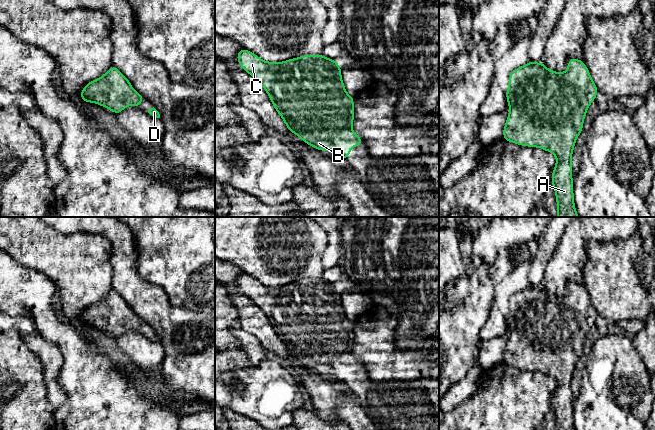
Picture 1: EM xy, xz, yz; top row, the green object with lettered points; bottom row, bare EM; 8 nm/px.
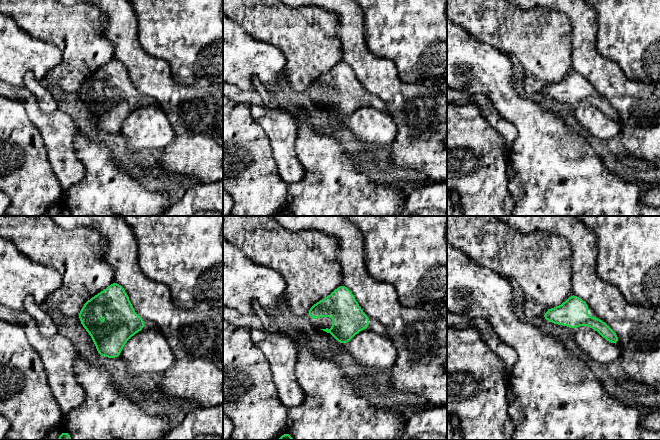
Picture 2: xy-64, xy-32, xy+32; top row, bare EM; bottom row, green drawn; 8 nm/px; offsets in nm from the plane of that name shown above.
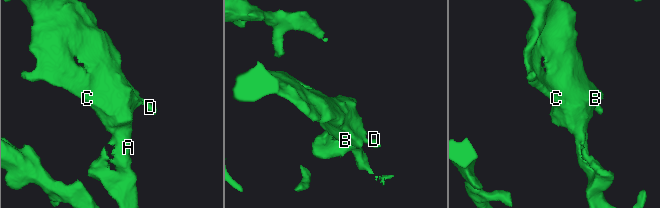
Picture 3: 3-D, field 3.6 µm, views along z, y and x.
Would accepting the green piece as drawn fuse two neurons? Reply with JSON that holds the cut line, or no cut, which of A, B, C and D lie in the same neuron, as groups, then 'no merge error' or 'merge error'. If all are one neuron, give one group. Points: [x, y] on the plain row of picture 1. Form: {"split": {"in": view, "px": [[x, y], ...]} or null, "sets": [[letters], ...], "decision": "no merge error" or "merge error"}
{"split": null, "sets": [["A", "B", "C", "D"]], "decision": "no merge error"}

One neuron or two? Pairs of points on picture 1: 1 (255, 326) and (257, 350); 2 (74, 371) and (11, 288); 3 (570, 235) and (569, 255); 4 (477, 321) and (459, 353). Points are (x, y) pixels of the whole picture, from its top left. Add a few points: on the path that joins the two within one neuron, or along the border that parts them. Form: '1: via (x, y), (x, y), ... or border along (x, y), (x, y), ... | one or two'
1: border along (241, 327), (253, 334), (270, 355) | two
2: via (73, 348), (44, 319), (39, 308), (34, 303) | one
3: via (570, 240), (570, 250) | one
4: via (469, 329), (459, 339), (459, 345) | one

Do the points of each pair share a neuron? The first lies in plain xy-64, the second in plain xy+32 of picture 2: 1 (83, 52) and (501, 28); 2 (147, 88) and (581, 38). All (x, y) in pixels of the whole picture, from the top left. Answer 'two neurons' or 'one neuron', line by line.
1: one neuron
2: one neuron

